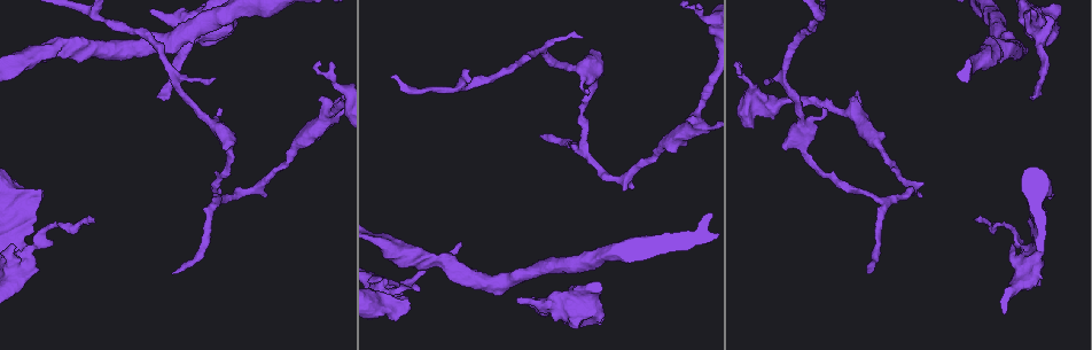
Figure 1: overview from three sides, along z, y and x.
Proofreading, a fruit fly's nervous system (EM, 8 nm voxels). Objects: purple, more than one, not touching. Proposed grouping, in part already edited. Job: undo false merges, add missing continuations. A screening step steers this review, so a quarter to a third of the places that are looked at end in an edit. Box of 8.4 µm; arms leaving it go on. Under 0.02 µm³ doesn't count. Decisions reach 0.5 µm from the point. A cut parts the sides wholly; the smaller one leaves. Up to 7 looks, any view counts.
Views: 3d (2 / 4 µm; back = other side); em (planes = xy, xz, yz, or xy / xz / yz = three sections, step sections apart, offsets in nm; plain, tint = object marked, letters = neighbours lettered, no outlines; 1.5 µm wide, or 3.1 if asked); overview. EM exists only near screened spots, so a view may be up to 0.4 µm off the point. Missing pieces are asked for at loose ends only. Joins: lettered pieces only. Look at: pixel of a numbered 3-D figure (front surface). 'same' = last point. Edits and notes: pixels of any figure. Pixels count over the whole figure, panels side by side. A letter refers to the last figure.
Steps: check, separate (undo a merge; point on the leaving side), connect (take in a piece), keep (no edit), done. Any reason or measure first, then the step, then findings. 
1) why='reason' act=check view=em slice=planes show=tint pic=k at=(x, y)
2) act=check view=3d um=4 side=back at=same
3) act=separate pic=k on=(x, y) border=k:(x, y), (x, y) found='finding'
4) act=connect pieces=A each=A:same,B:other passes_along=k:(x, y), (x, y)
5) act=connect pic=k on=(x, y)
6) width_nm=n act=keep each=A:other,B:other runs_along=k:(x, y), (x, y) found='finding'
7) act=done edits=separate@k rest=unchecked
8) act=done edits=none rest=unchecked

why='an open end' act=check view=em slice=planes show=letters pic=1 at=(171, 273)

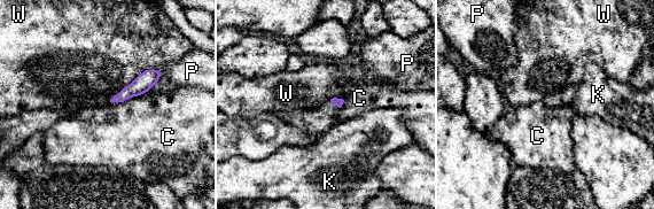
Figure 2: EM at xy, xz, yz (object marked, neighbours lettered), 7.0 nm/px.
act=keep each=C:other,K:other,P:other,W:other runs_along=2:(160, 72), (116, 99) found='none of them fits'

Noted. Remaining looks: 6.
why='tapers out' act=check view=em slice=xy step=4 show=letters pic=1 at=(157, 96)

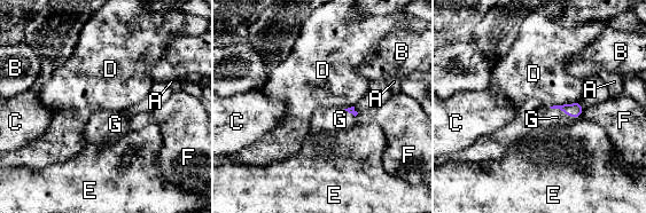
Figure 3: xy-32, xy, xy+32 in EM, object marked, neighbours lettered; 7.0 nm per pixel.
act=connect pieces=G each=A:other,B:other,C:other,D:other,E:other,F:other,G:same passes_along=3:(574, 110), (563, 112), (557, 117) found='the neuron continues'

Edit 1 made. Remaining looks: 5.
act=check view=em slice=planes show=letters pic=1 at=(407, 306)

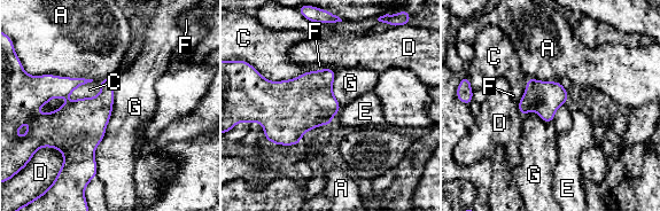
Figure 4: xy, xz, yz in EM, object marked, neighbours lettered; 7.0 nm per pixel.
width_nm=240 act=keep each=A:other,C:other,D:other,E:other,F:other,G:other border=4:(113, 77), (96, 176) found='none of them fits'

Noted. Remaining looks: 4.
act=done edits=connect@3 rest=unchecked

